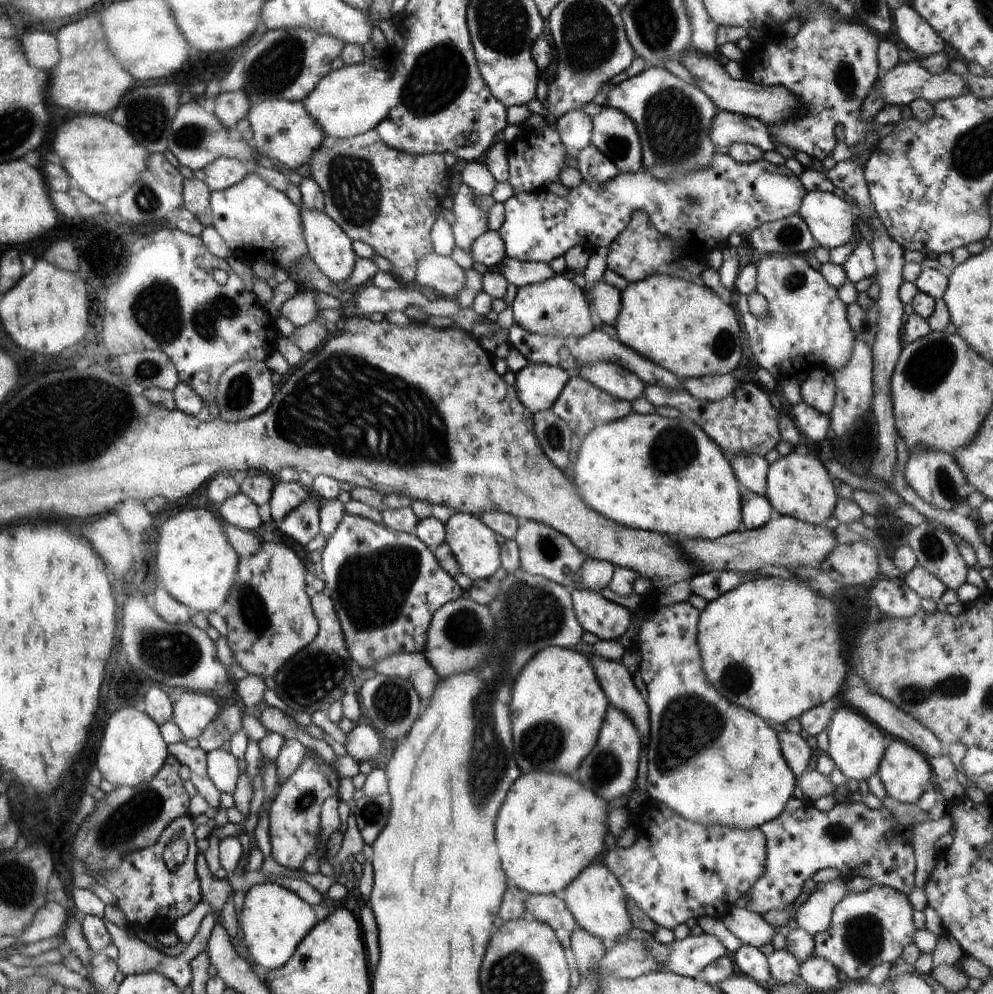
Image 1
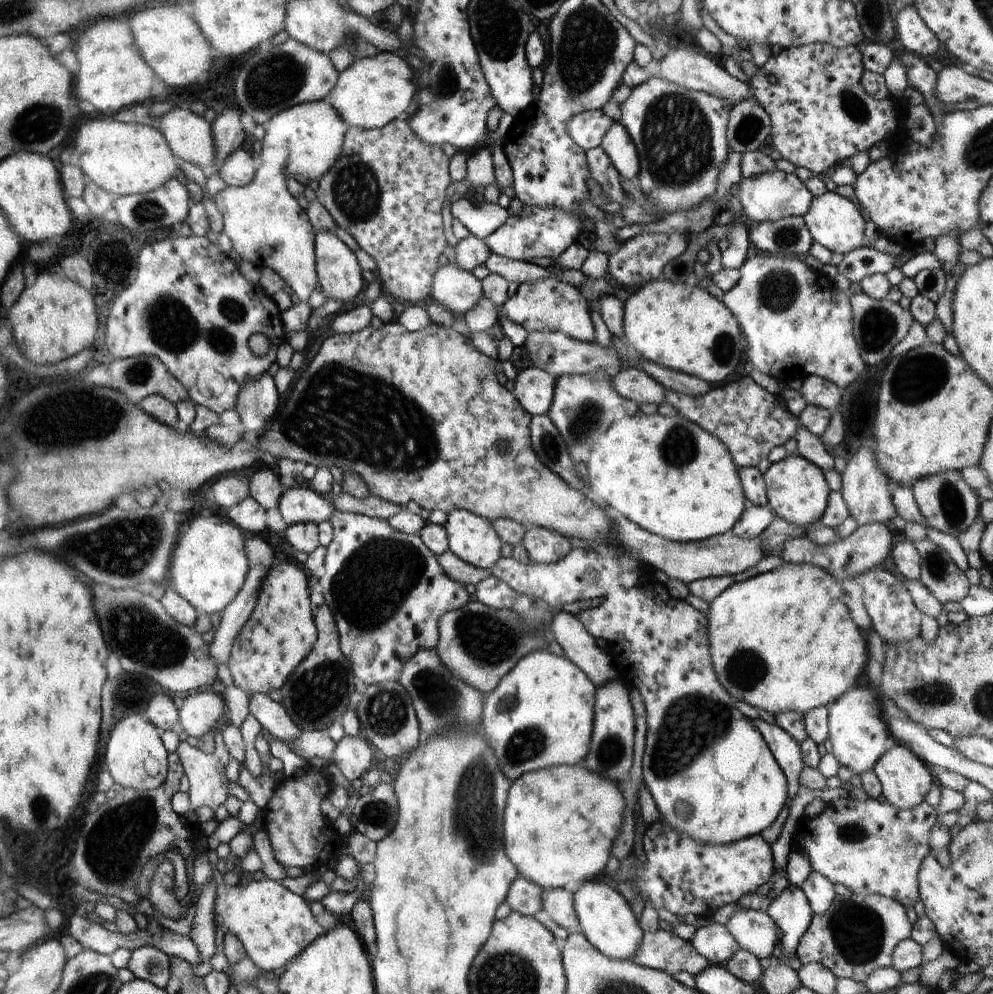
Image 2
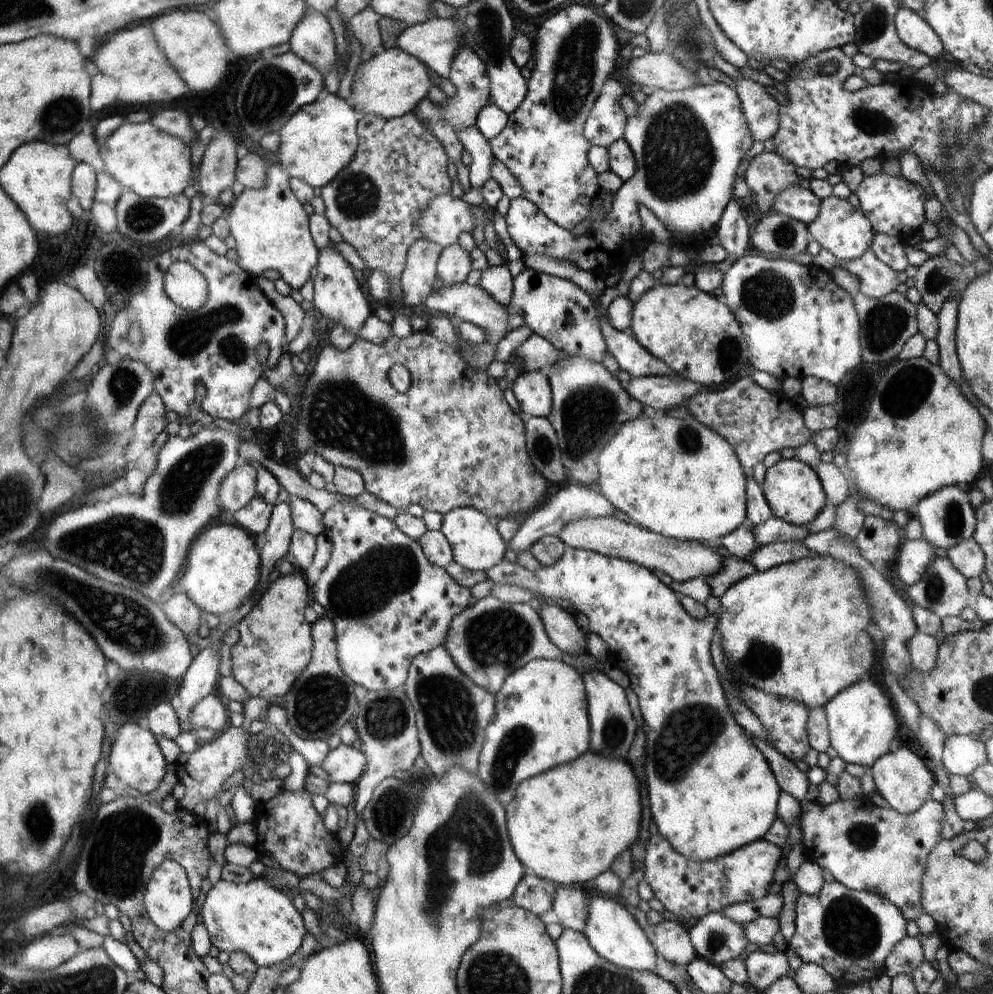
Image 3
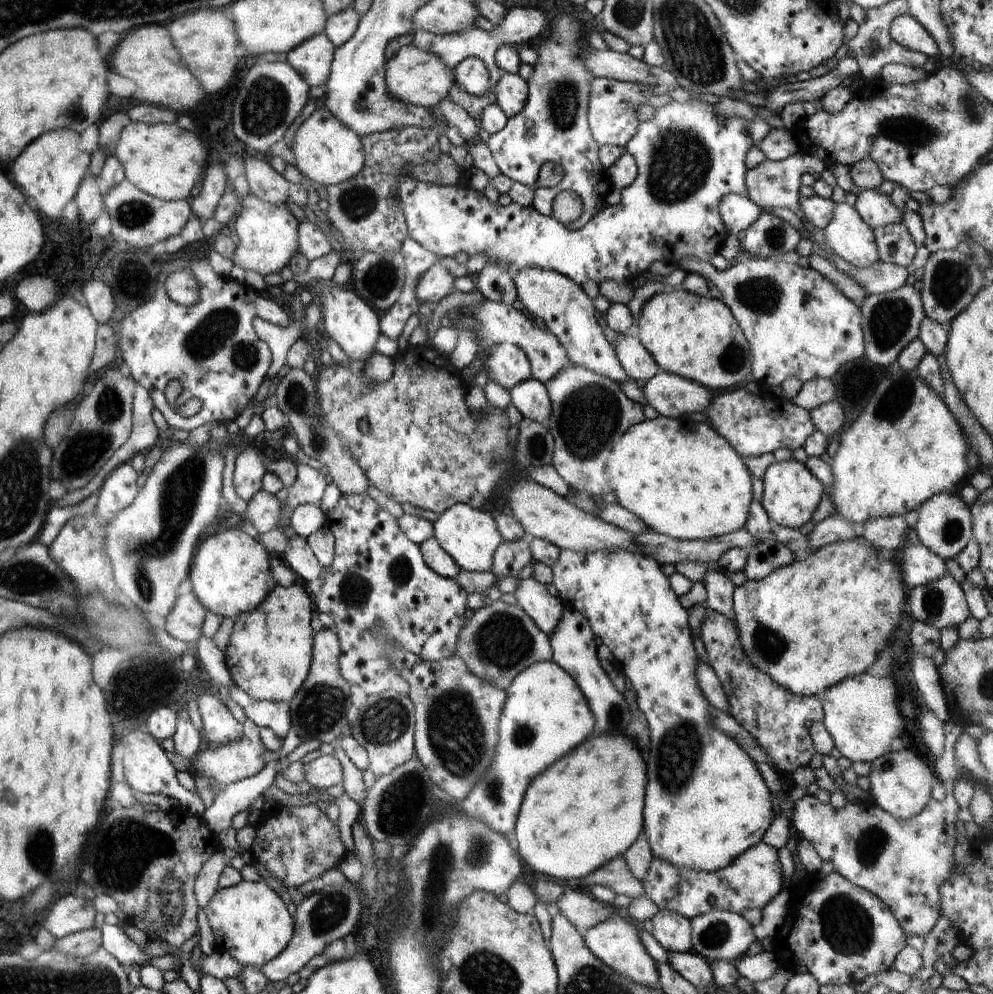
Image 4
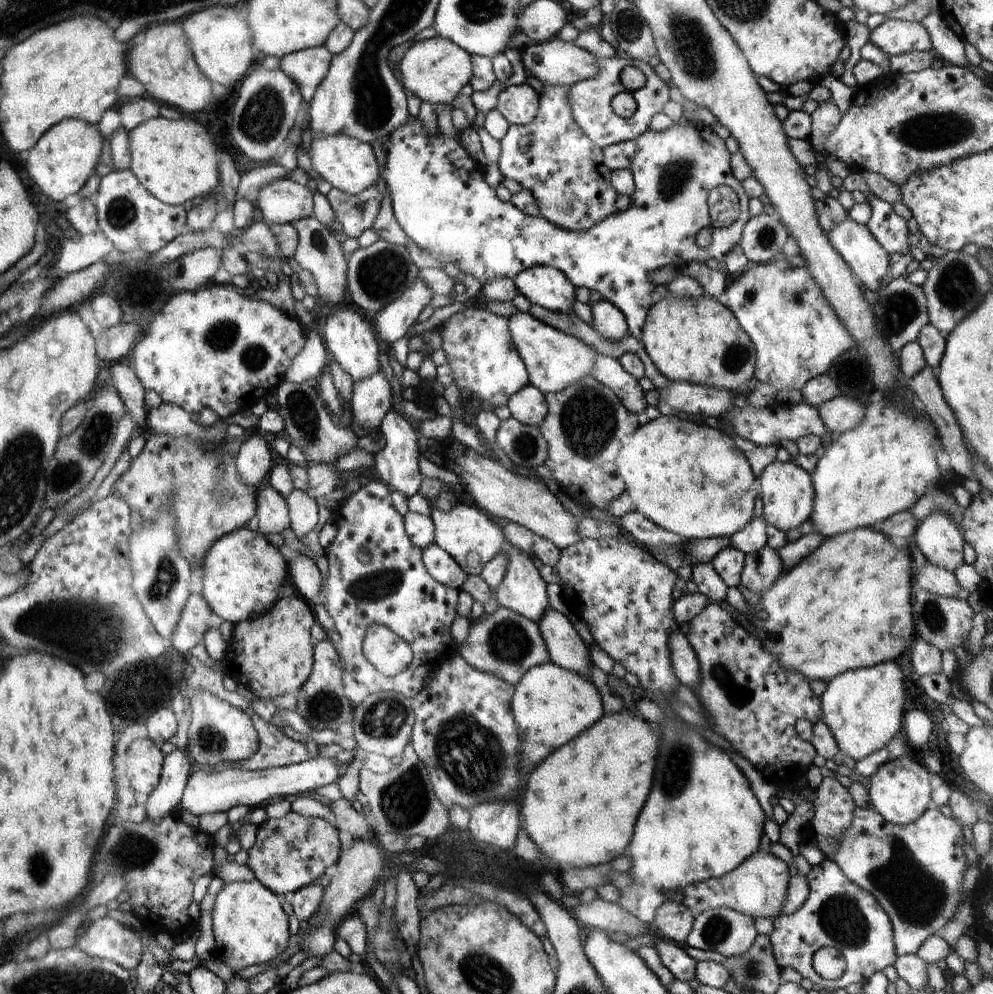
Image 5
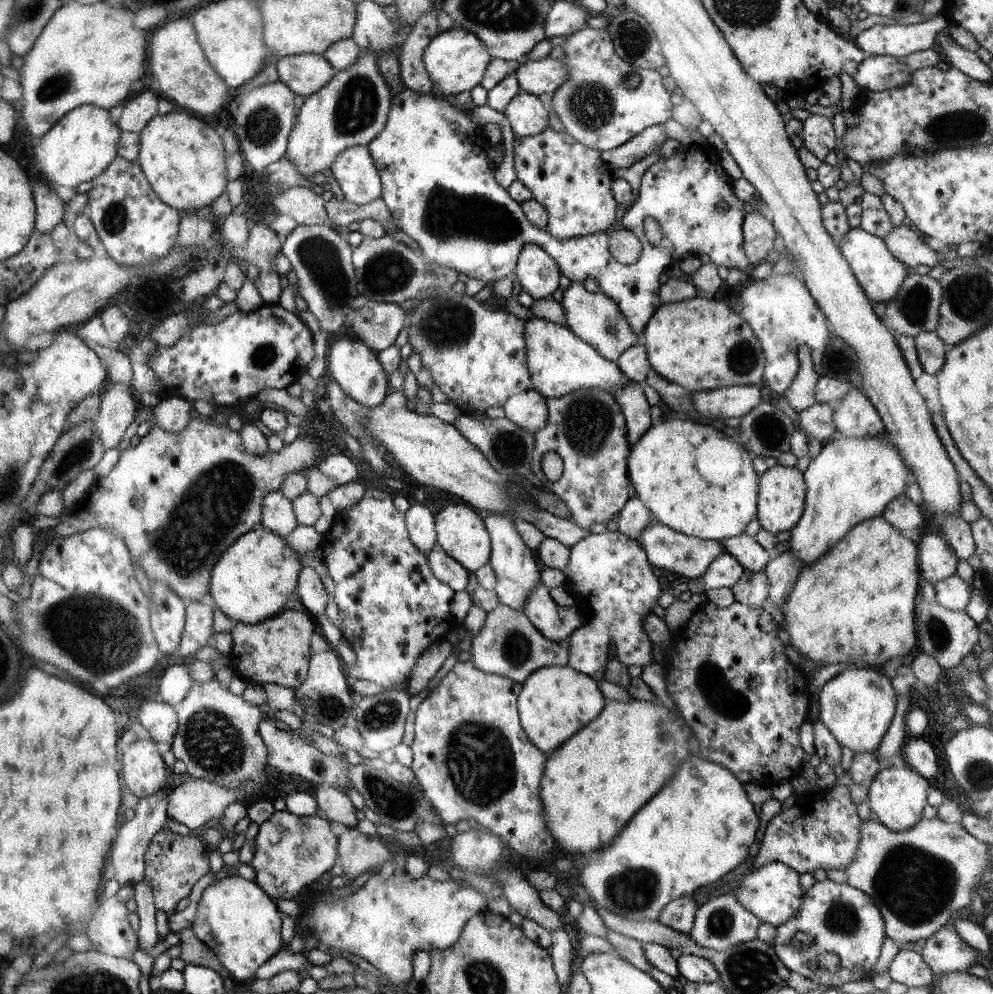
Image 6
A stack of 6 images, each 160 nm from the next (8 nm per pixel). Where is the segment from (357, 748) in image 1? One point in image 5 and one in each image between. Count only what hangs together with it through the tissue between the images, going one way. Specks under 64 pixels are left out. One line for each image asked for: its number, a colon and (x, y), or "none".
2: (352, 755)
3: (345, 764)
4: (323, 772)
5: (218, 790)

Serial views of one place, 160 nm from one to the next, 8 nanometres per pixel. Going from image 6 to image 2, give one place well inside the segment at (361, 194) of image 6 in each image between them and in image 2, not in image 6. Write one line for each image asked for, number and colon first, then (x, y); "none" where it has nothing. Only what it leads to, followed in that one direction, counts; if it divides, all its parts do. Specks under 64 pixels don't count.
2: (267, 227)
3: (270, 230)
4: (326, 151)
5: (348, 164)

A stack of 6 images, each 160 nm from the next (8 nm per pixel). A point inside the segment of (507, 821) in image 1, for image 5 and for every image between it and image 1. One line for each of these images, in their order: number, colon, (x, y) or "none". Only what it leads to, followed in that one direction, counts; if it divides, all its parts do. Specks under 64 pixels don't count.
2: (559, 824)
3: (569, 824)
4: (584, 811)
5: (602, 777)

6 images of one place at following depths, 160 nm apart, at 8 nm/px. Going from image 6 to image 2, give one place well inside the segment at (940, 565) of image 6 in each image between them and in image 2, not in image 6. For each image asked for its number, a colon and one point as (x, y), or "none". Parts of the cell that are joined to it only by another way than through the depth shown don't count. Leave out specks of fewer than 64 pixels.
2: (947, 502)
3: (947, 518)
4: (944, 526)
5: (938, 538)

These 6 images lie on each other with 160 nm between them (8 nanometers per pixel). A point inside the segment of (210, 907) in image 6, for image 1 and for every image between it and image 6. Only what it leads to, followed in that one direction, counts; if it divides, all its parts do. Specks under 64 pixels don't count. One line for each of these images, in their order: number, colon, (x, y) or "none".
1: (274, 920)
2: (274, 925)
3: (254, 918)
4: (250, 922)
5: (250, 927)

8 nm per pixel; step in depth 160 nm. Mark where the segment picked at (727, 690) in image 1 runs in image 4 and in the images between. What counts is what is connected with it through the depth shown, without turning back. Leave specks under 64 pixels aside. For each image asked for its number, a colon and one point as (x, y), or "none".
2: (783, 640)
3: (798, 630)
4: (826, 617)

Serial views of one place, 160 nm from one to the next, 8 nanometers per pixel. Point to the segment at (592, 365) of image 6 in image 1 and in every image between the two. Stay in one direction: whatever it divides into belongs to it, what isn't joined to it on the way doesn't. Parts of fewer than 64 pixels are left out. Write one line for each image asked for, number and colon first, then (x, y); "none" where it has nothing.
1: (442, 274)
2: (459, 291)
3: (465, 302)
4: (500, 323)
5: (554, 359)

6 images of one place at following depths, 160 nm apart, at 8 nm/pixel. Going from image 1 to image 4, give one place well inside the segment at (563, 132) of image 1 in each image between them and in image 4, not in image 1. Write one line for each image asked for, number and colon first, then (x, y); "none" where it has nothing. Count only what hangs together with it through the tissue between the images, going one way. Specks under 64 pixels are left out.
2: (587, 129)
3: (605, 124)
4: (612, 110)

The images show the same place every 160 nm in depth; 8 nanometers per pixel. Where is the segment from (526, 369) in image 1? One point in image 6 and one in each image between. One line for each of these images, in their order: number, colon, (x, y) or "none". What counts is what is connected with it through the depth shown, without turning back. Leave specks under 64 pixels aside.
2: (534, 388)
3: (532, 390)
4: (530, 398)
5: (529, 406)
6: (528, 410)

